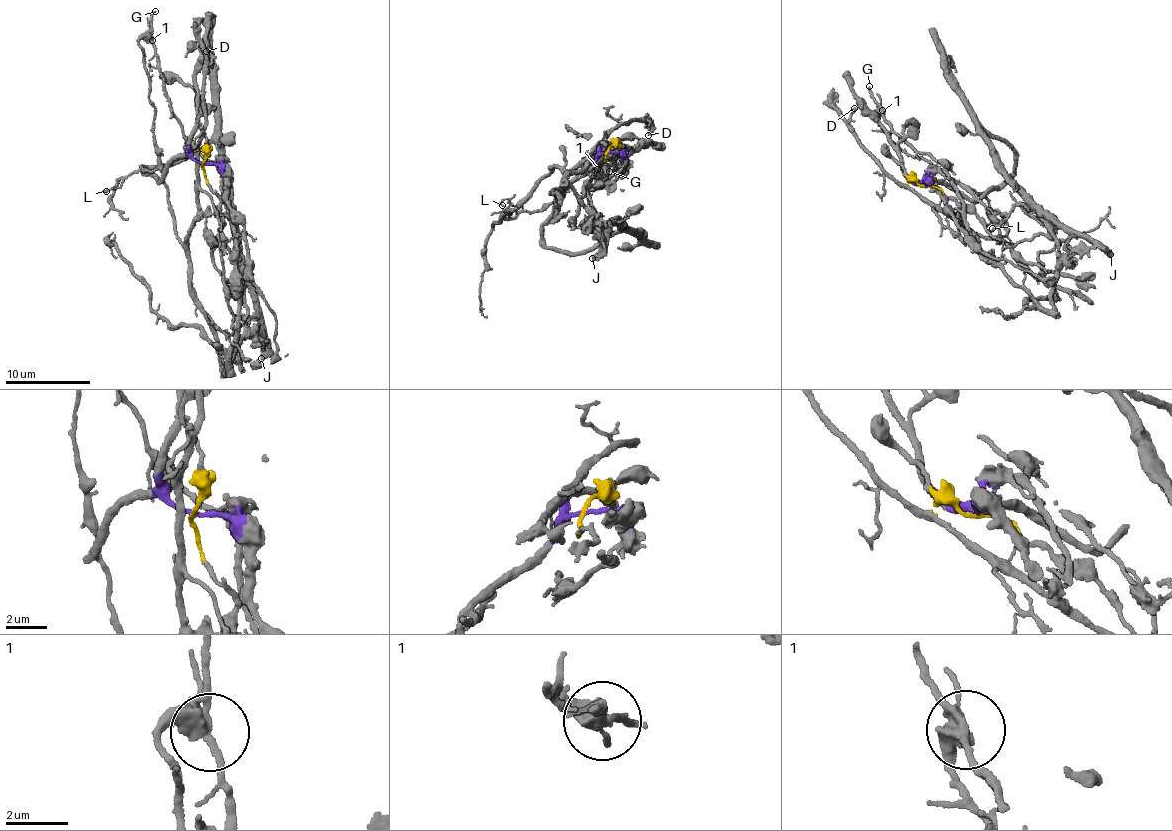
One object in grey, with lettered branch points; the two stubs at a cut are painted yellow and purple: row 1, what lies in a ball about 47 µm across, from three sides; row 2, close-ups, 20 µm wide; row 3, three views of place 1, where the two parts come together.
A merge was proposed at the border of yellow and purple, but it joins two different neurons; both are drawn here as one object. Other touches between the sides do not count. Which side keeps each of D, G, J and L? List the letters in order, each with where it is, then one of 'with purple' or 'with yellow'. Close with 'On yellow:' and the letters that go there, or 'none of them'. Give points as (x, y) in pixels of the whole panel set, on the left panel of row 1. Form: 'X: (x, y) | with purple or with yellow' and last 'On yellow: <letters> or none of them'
D: (206, 51) | with yellow
G: (155, 11) | with purple
J: (261, 358) | with purple
L: (106, 191) | with yellow
On yellow: D, L

